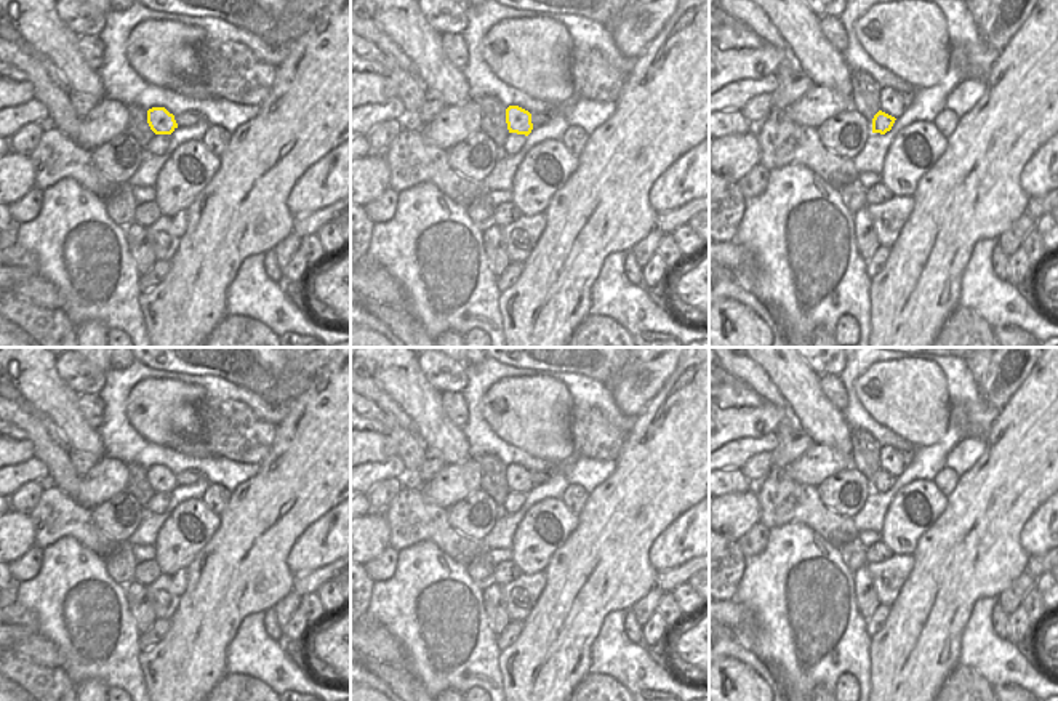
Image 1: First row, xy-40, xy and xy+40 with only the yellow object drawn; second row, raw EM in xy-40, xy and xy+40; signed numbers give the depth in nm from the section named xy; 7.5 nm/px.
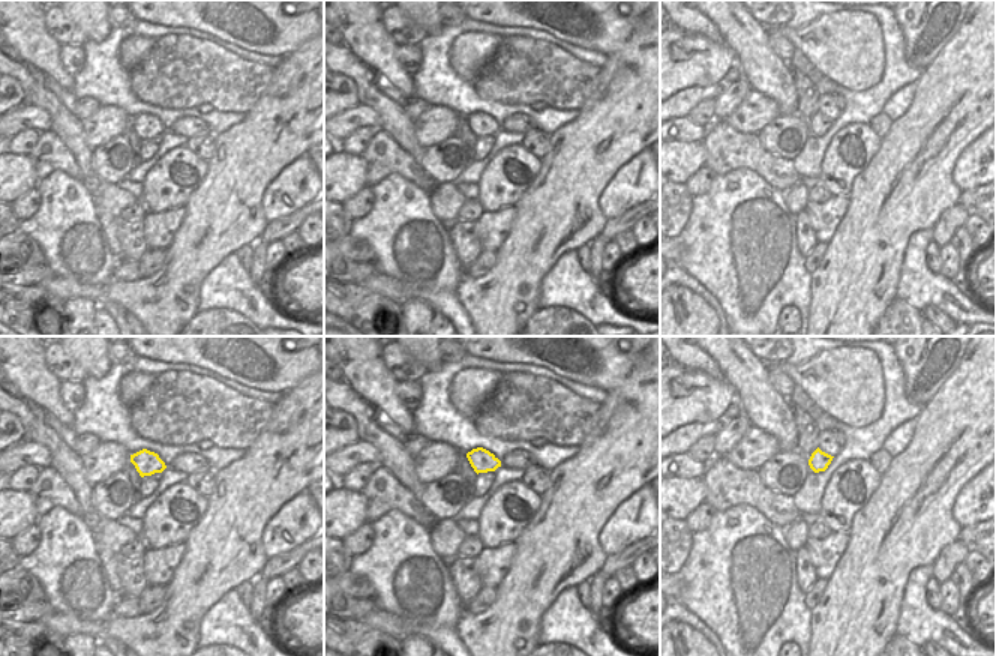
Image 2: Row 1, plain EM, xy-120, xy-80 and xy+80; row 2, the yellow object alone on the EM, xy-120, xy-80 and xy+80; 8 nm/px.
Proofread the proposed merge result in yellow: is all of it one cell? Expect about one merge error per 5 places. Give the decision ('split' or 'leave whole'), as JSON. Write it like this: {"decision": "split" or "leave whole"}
{"decision": "leave whole"}

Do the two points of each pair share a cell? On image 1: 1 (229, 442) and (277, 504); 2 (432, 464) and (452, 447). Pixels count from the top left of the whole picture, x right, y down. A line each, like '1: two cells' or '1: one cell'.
1: two cells
2: two cells

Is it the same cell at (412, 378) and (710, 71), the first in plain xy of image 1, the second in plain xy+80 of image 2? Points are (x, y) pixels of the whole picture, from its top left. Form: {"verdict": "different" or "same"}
{"verdict": "different"}

